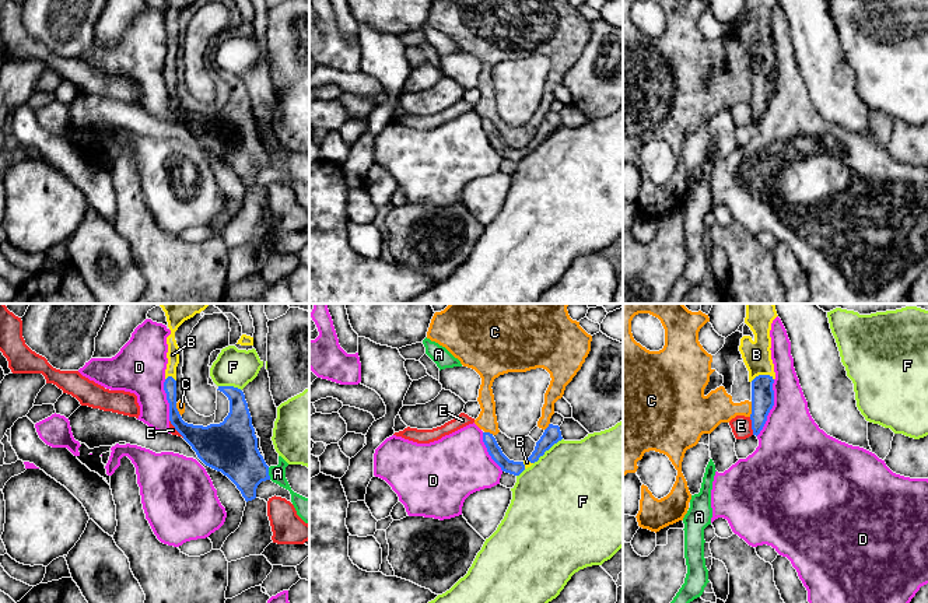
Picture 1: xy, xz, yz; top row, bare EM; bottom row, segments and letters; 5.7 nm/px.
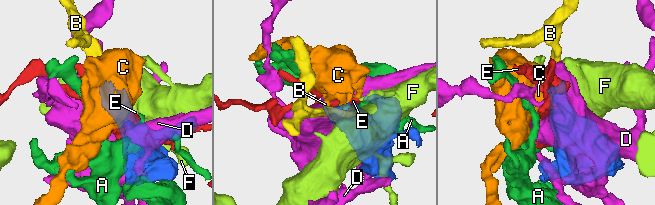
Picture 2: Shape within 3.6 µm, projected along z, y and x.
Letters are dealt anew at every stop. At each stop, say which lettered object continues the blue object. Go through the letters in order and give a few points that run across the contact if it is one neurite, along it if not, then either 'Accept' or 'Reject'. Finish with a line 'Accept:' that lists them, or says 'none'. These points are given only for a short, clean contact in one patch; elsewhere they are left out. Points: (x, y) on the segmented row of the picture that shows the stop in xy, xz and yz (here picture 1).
A: Reject
B: Line: yz (762, 386), (762, 375), (756, 354). Accept
C: Reject
D: Reject
E: Reject
F: Reject
Accept: B

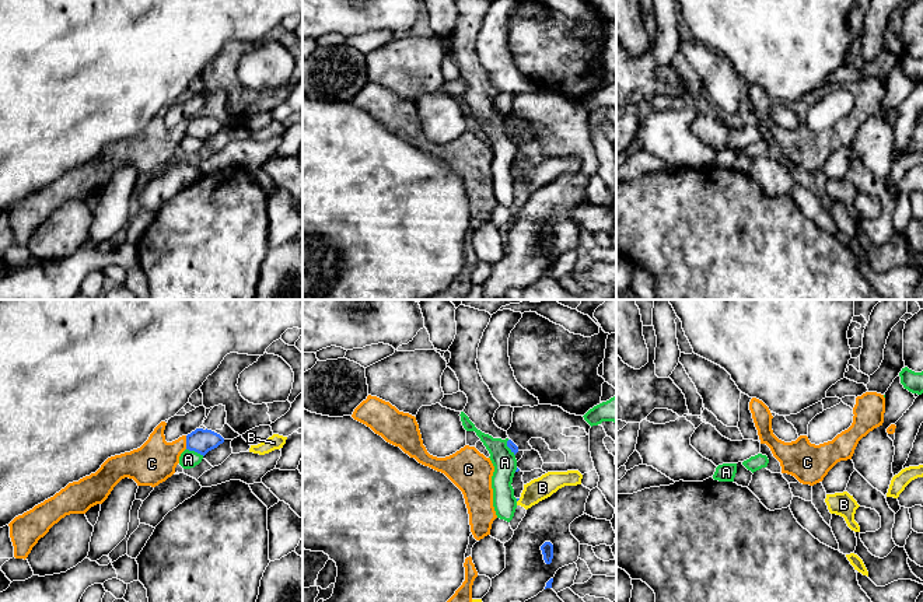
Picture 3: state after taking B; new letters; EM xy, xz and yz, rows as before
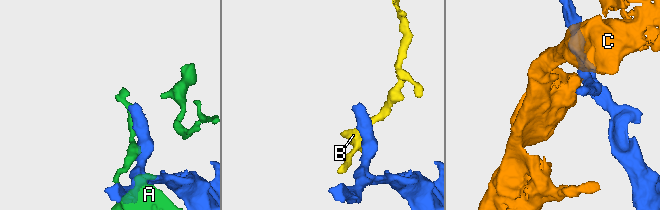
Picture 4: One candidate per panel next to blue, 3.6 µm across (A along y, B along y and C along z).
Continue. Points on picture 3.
A: Reject
B: Reject
C: Line: xy (185, 436), (186, 448). Reject
Accept: none

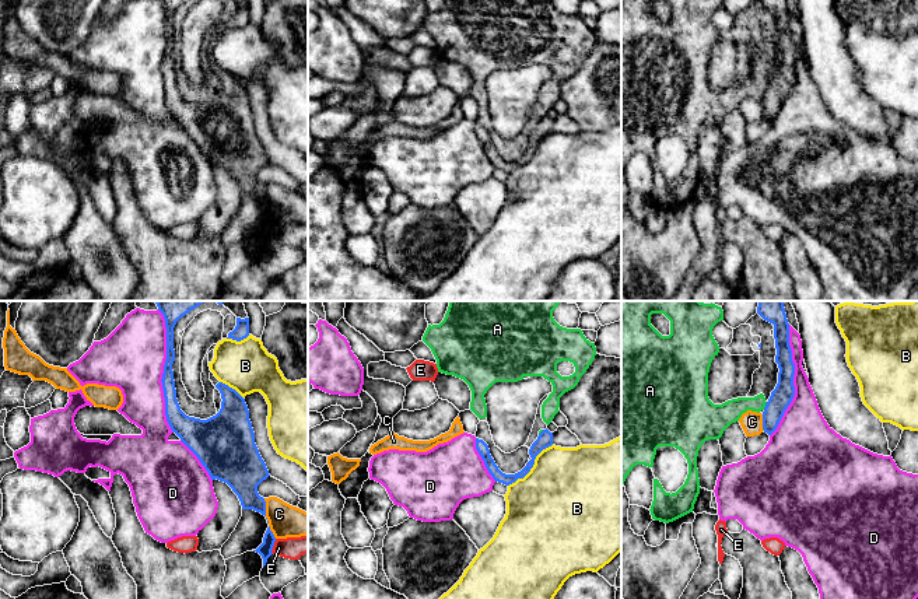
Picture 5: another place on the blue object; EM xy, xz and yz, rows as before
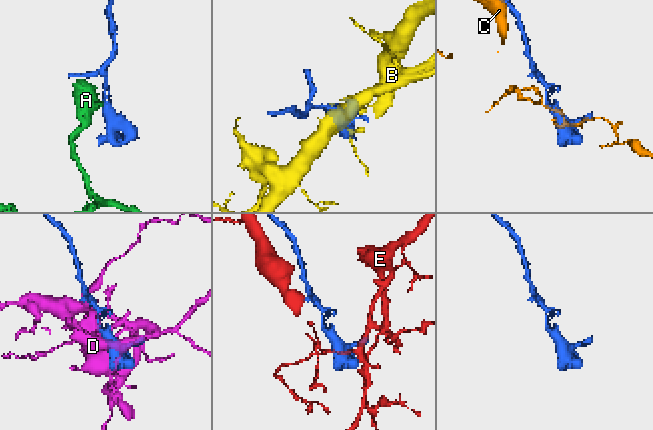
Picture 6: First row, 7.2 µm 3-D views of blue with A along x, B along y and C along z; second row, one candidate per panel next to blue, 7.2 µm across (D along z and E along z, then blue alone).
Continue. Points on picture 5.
A: Reject
B: Reject
C: Reject
D: Reject
E: Reject
Accept: none

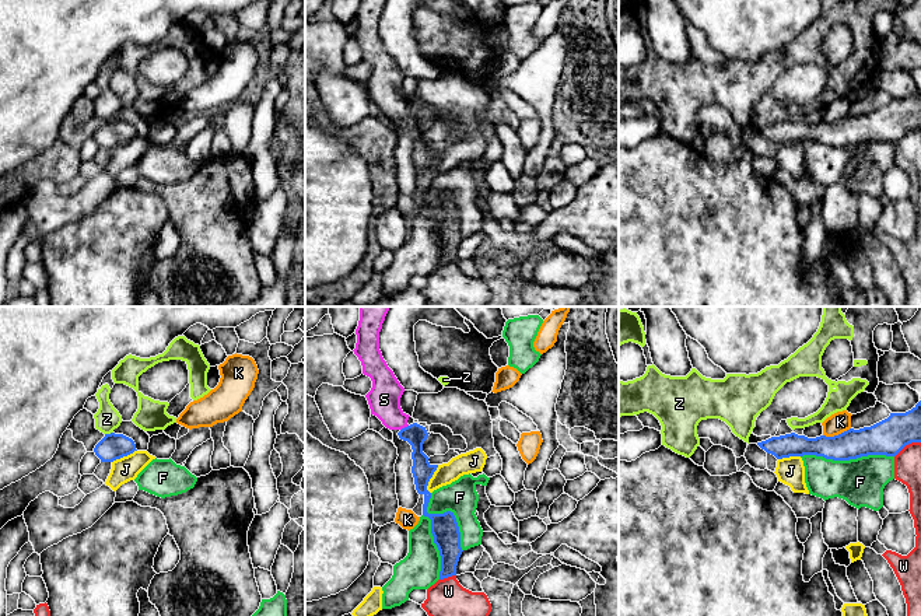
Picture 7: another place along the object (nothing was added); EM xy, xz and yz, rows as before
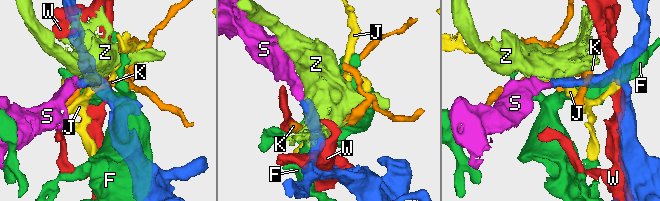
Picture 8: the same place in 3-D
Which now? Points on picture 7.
F: Reject
J: Line: xz (438, 465), (427, 486), (430, 493). Reject
K: Line: yz (850, 427), (833, 436), (823, 436). Reject
S: Line: xz (415, 434), (405, 427), (388, 410), (384, 399). Accept
W: Reject
Z: Reject
Accept: S

